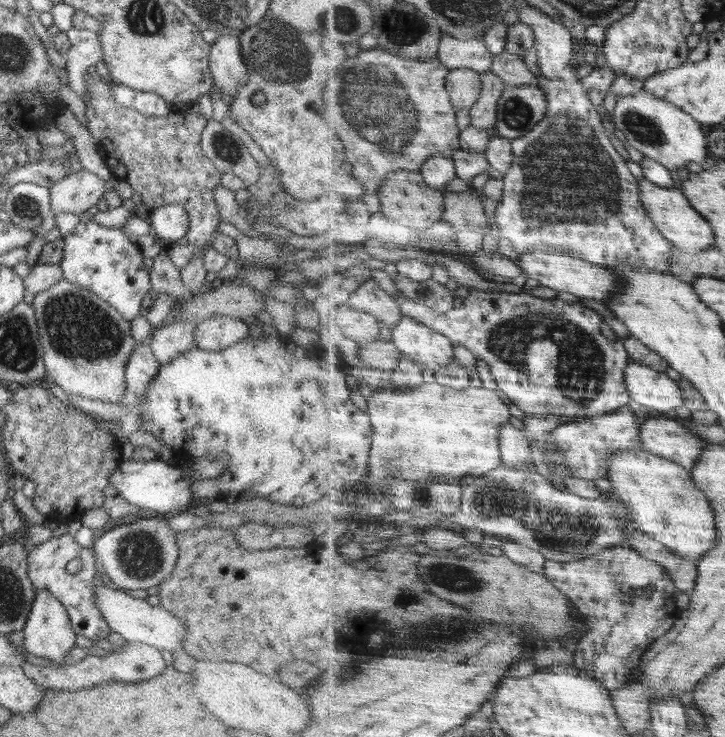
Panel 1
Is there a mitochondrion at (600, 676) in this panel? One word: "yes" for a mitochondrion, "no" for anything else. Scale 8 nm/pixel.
no

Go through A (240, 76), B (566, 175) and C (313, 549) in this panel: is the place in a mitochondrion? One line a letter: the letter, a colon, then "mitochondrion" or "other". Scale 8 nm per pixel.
A: mitochondrion
B: mitochondrion
C: other

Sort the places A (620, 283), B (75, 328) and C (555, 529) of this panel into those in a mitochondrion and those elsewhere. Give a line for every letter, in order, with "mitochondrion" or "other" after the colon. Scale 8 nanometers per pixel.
A: other
B: mitochondrion
C: mitochondrion

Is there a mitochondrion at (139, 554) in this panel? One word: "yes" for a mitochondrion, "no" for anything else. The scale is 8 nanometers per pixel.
yes

